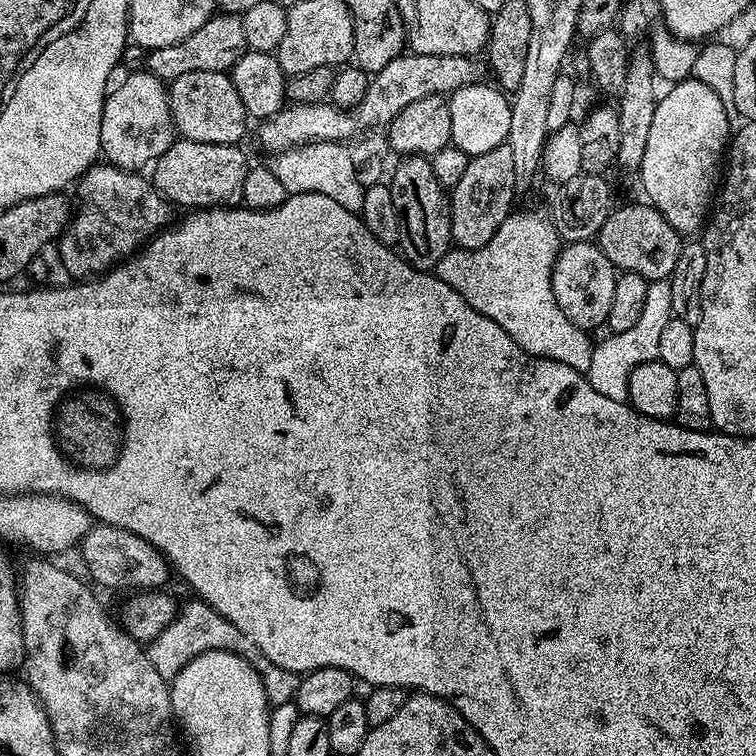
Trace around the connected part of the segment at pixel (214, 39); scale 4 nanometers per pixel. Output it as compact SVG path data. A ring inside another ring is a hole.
M217 14L211 16L202 26L202 30L194 30L190 38L182 38L174 46L153 48L147 53L147 71L153 72L159 80L171 82L182 78L182 74L190 74L190 70L214 70L228 72L249 51L246 42L246 30L242 30L242 19L236 14Z

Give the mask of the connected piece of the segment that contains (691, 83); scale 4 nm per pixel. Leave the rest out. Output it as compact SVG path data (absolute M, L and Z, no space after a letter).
M696 79L673 83L668 90L665 96L663 93L657 99L638 175L648 195L645 196L647 203L657 208L674 230L681 234L696 234L705 227L718 192L722 161L730 144L730 112L710 86Z

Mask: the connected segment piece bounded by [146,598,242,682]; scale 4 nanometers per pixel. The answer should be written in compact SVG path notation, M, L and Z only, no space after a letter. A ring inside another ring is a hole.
M192 598L185 608L183 605L179 609L174 622L170 622L170 626L166 626L166 630L162 630L162 634L158 634L158 638L154 638L152 643L147 645L146 651L150 662L154 662L154 670L158 670L158 674L162 674L164 680L171 682L178 670L182 670L186 662L198 658L198 654L209 652L212 648L232 650L241 640L239 630L229 620L222 618L218 610L214 610L199 598Z

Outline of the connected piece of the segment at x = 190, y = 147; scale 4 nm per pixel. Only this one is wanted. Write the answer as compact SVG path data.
M183 138L173 139L170 150L166 150L166 154L162 154L156 160L156 163L151 165L150 168L150 179L152 185L156 188L156 191L168 201L169 204L173 206L179 206L188 208L184 210L199 210L202 208L235 208L237 206L244 204L244 195L242 194L242 186L246 183L246 174L250 167L250 161L248 161L248 156L243 152L243 147L240 144L215 144L214 142L194 142L193 140L185 140Z

